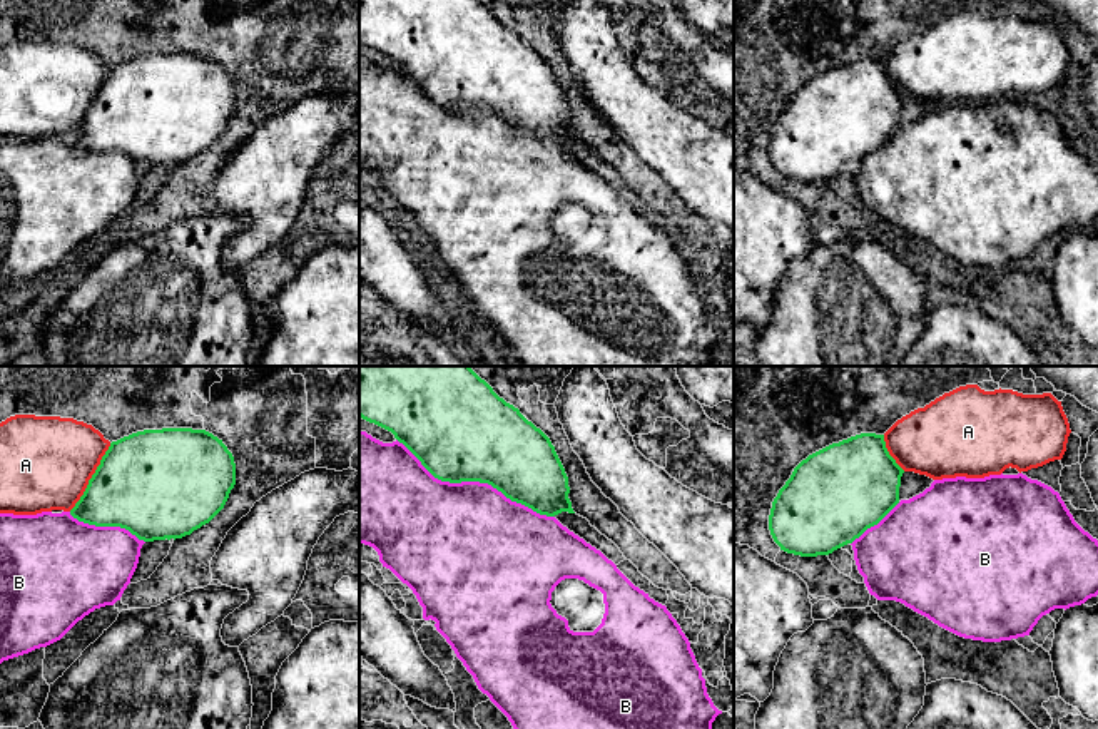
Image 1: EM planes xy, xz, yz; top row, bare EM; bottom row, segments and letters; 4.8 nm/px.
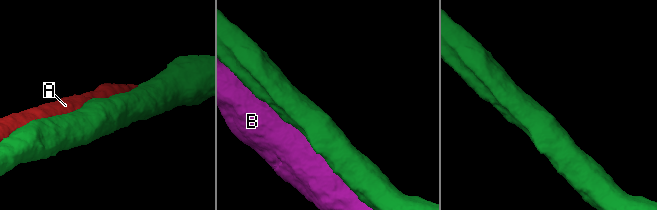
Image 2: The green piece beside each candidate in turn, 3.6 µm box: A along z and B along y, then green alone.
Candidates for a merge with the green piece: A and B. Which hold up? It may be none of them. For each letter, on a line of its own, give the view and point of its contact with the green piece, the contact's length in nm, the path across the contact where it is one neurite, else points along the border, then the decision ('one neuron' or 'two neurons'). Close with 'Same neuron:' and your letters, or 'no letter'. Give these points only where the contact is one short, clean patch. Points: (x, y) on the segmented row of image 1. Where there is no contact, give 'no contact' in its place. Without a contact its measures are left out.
A: meets green in xy at (92, 477); contact 380 nm long; two neurons
B: meets green in xz at (475, 480); contact 850 nm long; two neurons
Same neuron: no letter

